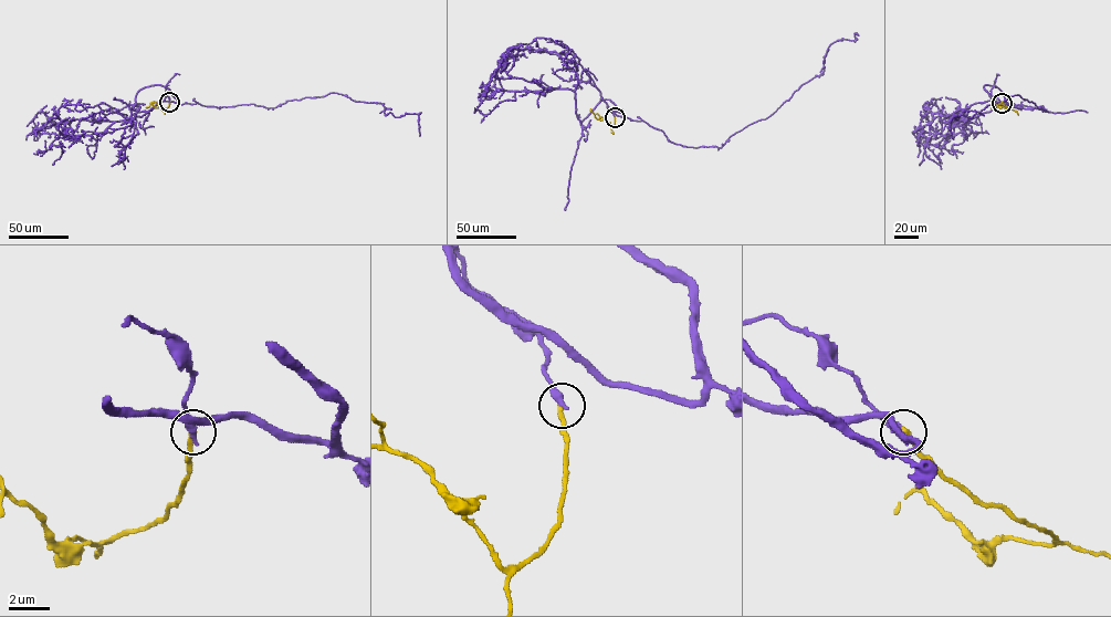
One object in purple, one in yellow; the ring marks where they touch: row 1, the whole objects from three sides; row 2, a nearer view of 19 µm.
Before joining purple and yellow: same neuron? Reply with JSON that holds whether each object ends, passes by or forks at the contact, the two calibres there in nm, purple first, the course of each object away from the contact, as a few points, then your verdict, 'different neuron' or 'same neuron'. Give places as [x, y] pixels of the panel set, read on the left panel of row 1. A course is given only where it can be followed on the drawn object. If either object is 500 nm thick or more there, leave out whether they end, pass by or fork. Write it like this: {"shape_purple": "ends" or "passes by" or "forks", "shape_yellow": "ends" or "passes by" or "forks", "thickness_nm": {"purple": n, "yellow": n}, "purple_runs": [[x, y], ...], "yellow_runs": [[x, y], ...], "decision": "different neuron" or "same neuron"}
{"shape_purple": "ends", "shape_yellow": "ends", "thickness_nm": {"purple": 400, "yellow": 260}, "purple_runs": [[169, 102], [166, 95], [180, 104], [269, 108], [336, 93], [380, 103], [386, 115], [419, 114], [419, 136]], "yellow_runs": [[169, 102], [164, 108], [154, 102], [146, 107]], "decision": "same neuron"}

